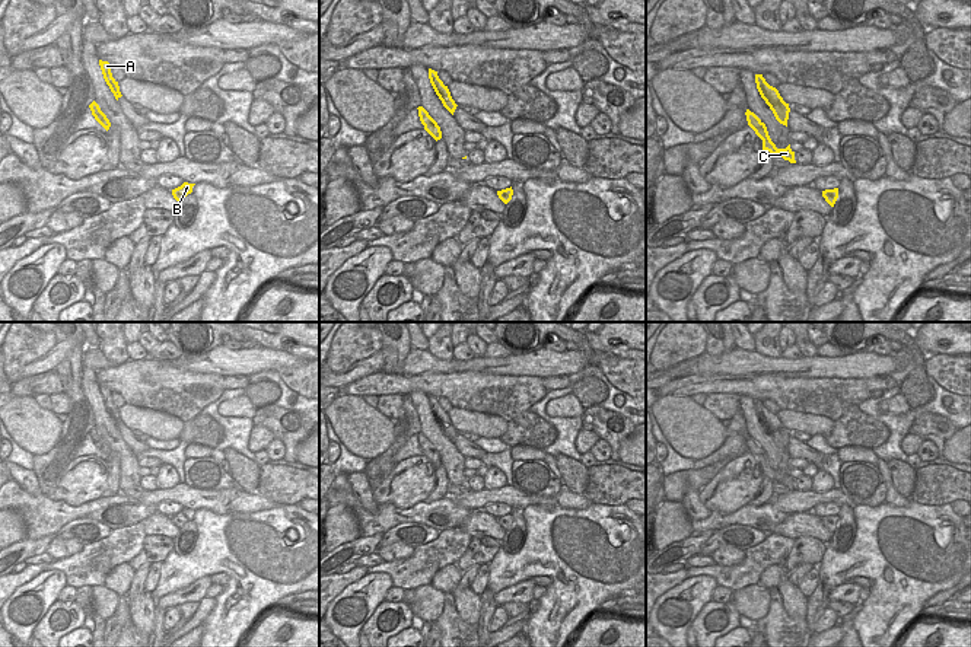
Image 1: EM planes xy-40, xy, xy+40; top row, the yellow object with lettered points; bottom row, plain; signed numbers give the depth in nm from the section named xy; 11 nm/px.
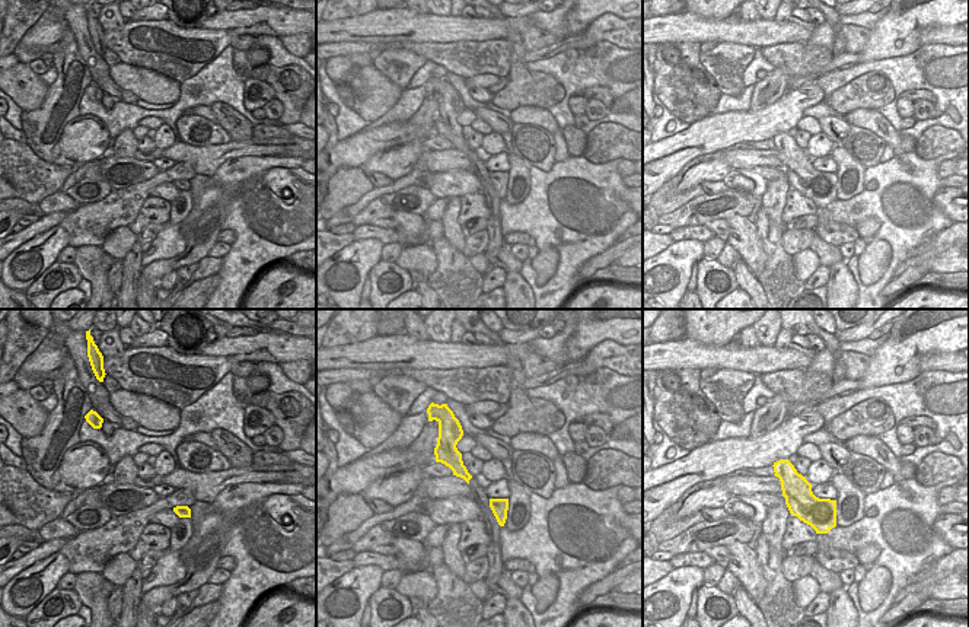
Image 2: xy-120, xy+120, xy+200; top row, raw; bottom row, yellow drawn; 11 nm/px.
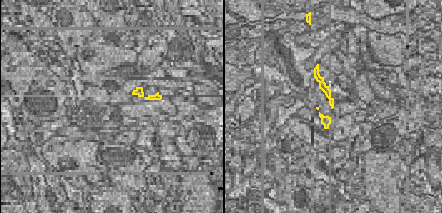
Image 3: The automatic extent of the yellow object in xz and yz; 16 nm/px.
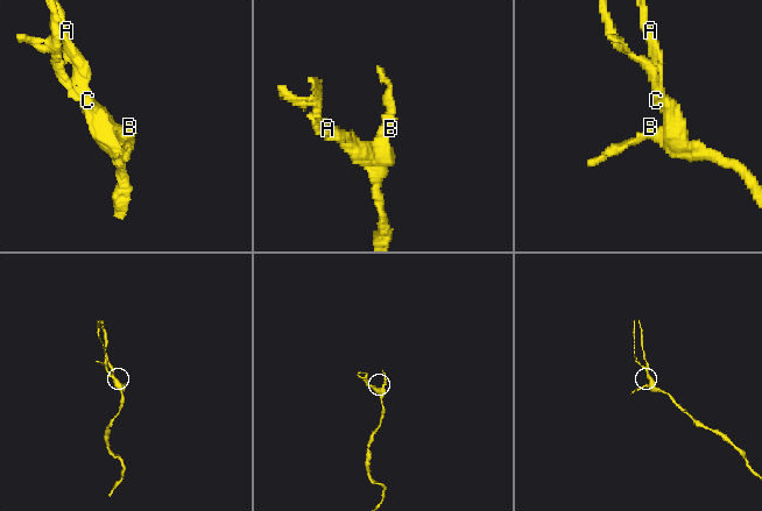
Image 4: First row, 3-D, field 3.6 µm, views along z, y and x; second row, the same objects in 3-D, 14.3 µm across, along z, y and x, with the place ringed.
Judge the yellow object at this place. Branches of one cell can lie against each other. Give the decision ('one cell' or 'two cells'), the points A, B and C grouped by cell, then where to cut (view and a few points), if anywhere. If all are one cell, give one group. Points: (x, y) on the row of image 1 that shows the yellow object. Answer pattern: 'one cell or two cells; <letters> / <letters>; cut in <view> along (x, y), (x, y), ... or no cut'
one cell; A B C; no cut

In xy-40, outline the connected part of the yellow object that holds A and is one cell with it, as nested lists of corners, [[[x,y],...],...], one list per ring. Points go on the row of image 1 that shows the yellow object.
[[[99,60],[99,66],[104,74],[106,85],[109,86],[111,92],[114,93],[115,99],[118,101],[122,95],[120,92],[118,82],[112,77],[111,64],[108,61]]]

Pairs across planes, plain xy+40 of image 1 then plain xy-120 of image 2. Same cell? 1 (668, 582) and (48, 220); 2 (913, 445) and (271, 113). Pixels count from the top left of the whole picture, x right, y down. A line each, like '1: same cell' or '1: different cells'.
1: same cell
2: different cells

